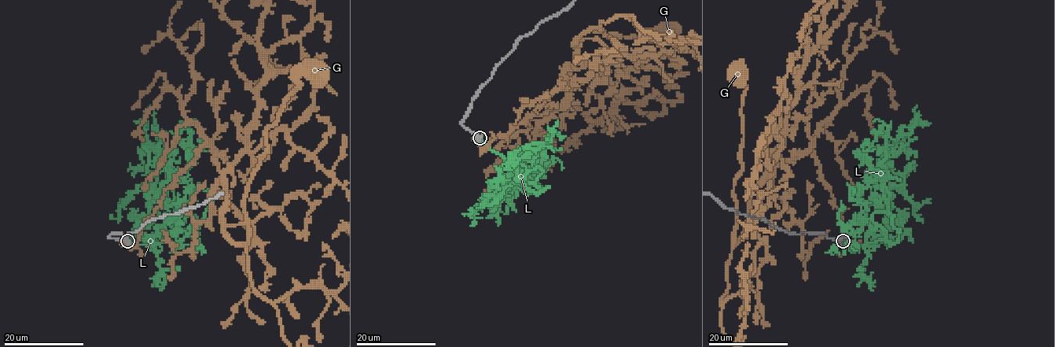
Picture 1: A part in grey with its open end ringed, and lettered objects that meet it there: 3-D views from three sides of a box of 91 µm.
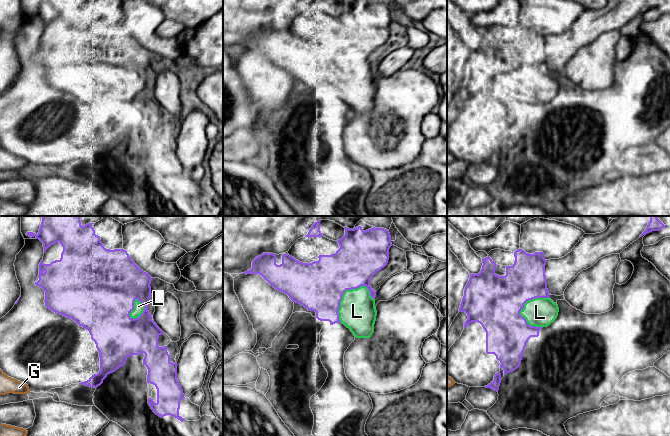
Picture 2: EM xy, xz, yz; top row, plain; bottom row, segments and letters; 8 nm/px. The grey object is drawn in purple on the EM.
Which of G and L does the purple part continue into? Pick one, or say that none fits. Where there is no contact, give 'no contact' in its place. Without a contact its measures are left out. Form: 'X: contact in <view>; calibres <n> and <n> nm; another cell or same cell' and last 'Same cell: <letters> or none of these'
G: no contact; another cell
L: contact in xz; calibres 400 and 300 nm; same cell
Same cell: L

